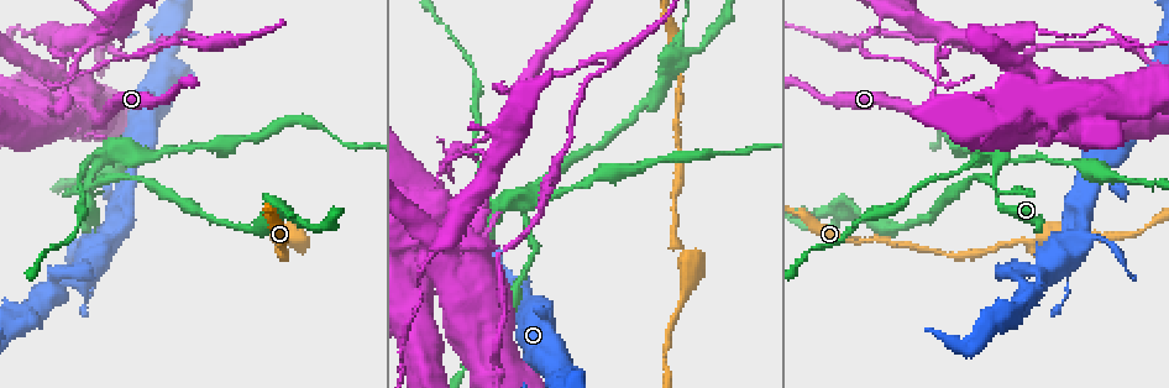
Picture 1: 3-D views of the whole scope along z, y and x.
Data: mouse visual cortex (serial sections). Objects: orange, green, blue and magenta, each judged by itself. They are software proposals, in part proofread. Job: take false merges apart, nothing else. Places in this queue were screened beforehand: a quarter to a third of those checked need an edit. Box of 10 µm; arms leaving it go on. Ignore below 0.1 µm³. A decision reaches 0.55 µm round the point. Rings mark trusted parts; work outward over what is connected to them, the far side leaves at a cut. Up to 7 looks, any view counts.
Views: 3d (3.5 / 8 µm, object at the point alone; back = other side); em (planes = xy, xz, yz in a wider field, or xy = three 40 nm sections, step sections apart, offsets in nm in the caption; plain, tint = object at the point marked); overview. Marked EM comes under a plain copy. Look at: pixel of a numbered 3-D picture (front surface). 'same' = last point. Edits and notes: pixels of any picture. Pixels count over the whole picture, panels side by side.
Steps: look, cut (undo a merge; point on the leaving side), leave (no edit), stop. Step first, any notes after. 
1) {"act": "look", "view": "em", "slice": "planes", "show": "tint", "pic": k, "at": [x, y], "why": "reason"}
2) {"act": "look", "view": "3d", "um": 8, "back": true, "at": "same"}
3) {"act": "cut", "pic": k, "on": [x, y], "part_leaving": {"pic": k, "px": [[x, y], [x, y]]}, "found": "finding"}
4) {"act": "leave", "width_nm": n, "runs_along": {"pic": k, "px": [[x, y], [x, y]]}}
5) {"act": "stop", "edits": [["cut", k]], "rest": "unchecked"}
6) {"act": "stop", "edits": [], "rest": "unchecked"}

{"act": "look", "view": "3d", "um": 8, "pic": 1, "at": [520, 199], "why": "abrupt turn"}

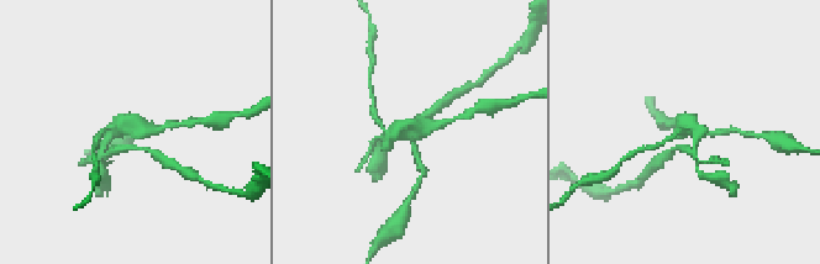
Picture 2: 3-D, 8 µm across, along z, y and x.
{"act": "look", "view": "em", "slice": "xy", "step": 1, "show": "tint", "at": "same", "arms": 4, "arm_widths_nm": [150, 150, 200, 250], "why": "now the EM"}

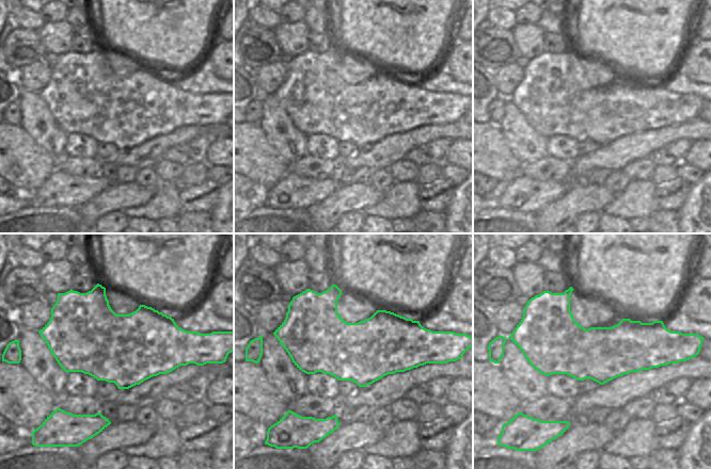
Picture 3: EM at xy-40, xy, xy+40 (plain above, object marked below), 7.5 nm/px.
{"act": "cut", "pic": 2, "on": [115, 144], "found": "a second cell is stuck on"}

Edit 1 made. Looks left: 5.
{"act": "look", "view": "3d", "um": 3.5, "back": true, "pic": 1, "at": [1038, 276], "why": "a fork"}

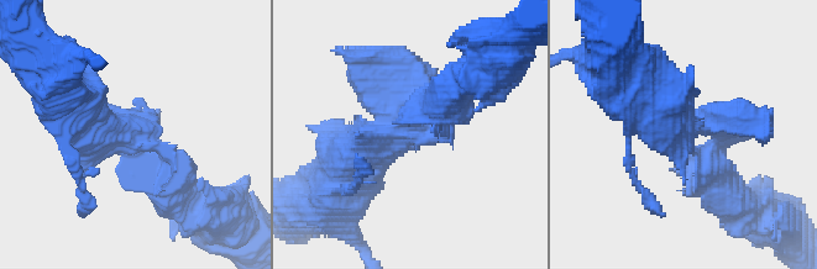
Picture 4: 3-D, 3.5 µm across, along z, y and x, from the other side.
{"act": "look", "view": "em", "slice": "xy", "step": 5, "show": "tint", "pic": 4, "at": [399, 132], "why": "shape alone is not enough"}

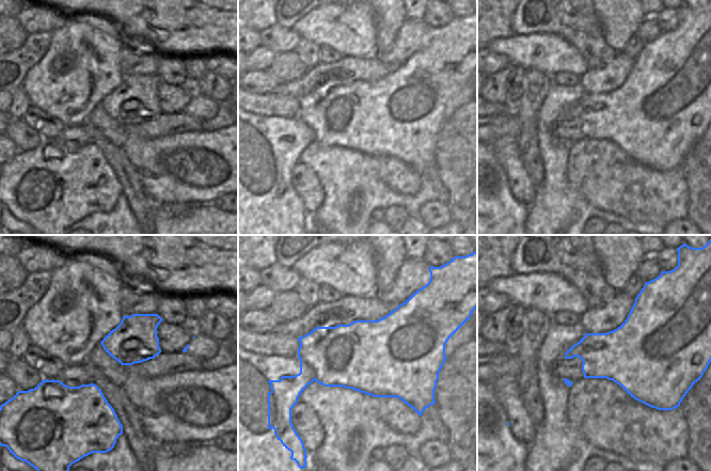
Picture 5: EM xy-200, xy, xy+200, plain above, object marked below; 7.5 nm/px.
{"act": "look", "view": "em", "slice": "xy", "step": 2, "show": "tint", "at": "same"}

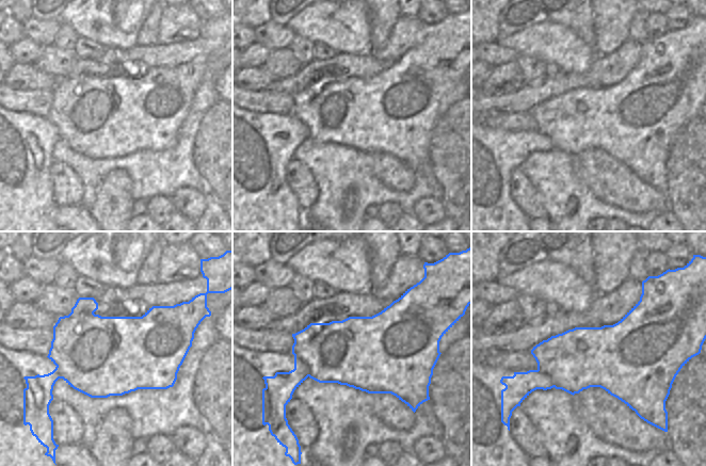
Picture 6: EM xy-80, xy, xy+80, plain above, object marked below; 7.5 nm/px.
{"act": "cut", "pic": 4, "on": [368, 70], "part_leaving": {"pic": 4, "px": [[393, 120], [359, 63], [331, 49]]}, "found": "a second cell is stuck on"}

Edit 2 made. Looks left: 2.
{"act": "look", "view": "overview"}

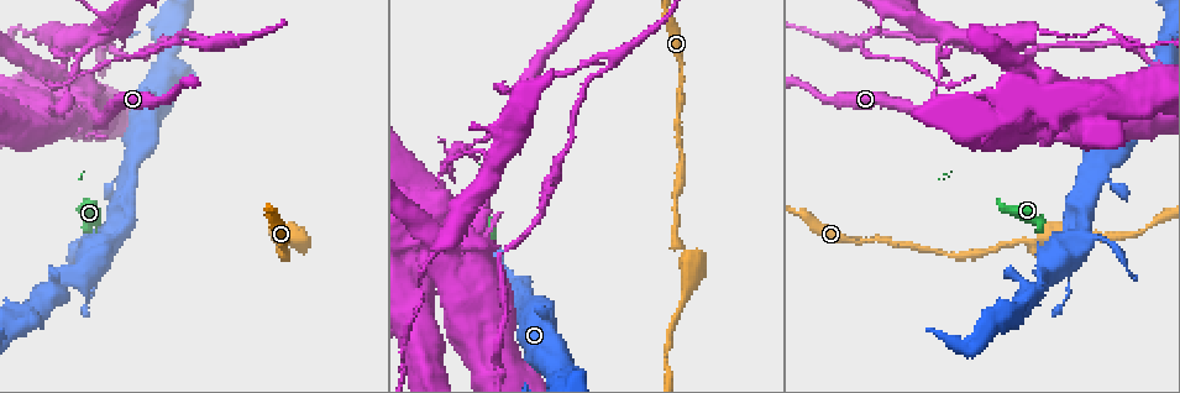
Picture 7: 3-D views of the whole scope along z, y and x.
{"act": "look", "view": "3d", "um": 3.5, "pic": 7, "at": [291, 239], "why": "thin neck"}

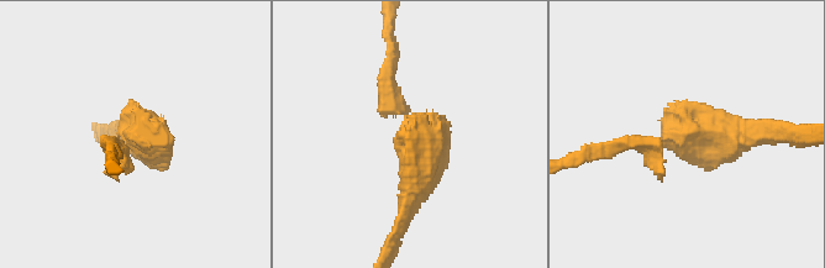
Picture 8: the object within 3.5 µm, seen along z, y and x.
{"act": "leave", "runs_along": {"pic": 8, "px": [[390, 47], [413, 189]]}, "found": "all the same cell"}

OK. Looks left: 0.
{"act": "stop", "edits": [["cut", 2], ["cut", 4]], "rest": "unchecked"}

